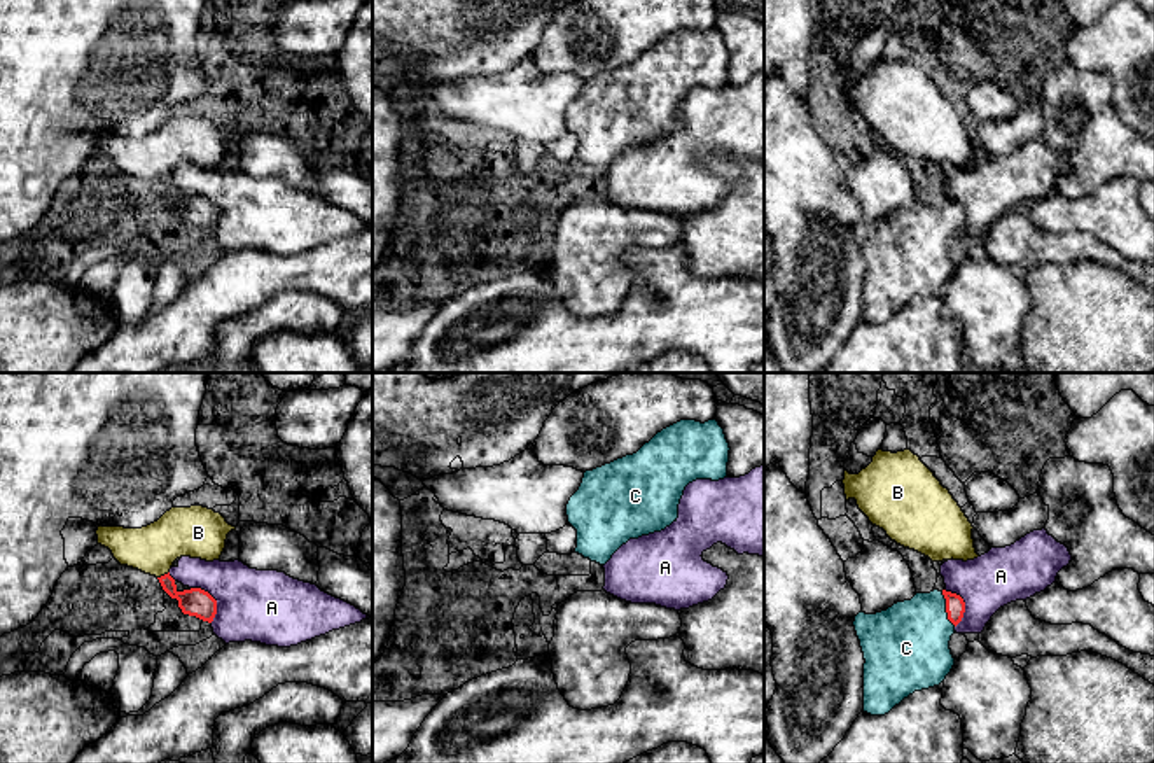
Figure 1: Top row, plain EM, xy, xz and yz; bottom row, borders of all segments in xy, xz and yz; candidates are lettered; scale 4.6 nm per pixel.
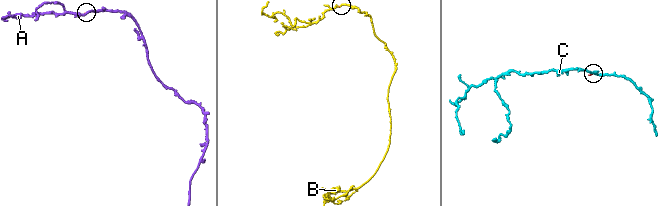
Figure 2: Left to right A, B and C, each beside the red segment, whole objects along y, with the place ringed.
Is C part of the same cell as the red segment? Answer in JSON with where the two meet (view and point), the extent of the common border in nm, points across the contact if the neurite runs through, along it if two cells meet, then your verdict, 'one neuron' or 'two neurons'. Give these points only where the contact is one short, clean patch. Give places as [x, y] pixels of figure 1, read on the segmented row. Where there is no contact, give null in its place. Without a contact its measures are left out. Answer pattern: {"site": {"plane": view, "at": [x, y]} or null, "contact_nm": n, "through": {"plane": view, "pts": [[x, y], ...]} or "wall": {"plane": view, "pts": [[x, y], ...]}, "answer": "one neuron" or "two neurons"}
{"site": {"plane": "yz", "at": [946, 609]}, "contact_nm": 170, "through": {"plane": "yz", "pts": [[955, 606], [946, 609], [906, 646]]}, "answer": "one neuron"}

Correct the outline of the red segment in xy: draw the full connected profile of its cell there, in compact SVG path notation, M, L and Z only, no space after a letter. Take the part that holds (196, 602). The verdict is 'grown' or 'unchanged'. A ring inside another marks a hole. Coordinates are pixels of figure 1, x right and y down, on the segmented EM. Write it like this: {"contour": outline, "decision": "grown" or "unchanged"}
{"contour": "M168 574L157 578L163 590L171 597L178 600L178 607L184 614L196 616L203 621L212 623L217 614L217 600L201 588L191 588L178 592L175 579Z", "decision": "unchanged"}

